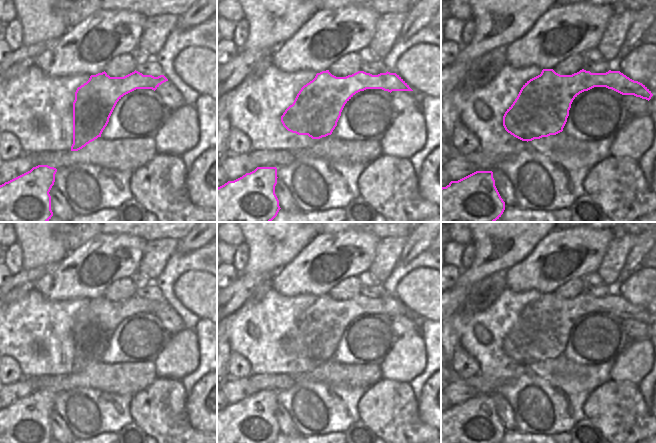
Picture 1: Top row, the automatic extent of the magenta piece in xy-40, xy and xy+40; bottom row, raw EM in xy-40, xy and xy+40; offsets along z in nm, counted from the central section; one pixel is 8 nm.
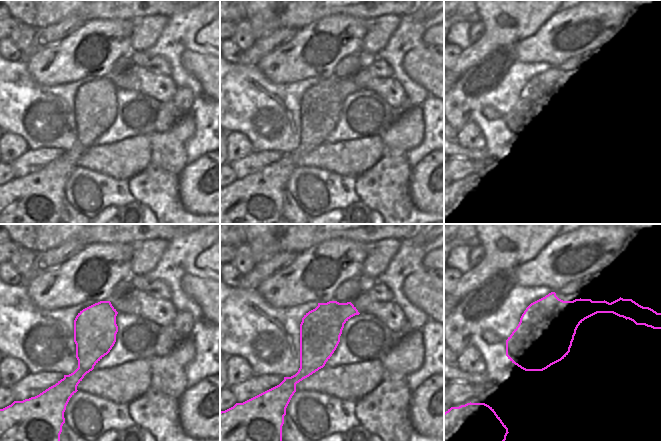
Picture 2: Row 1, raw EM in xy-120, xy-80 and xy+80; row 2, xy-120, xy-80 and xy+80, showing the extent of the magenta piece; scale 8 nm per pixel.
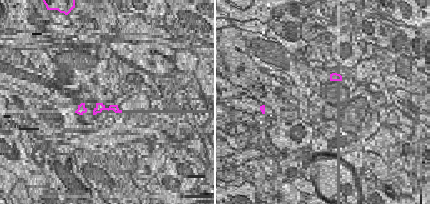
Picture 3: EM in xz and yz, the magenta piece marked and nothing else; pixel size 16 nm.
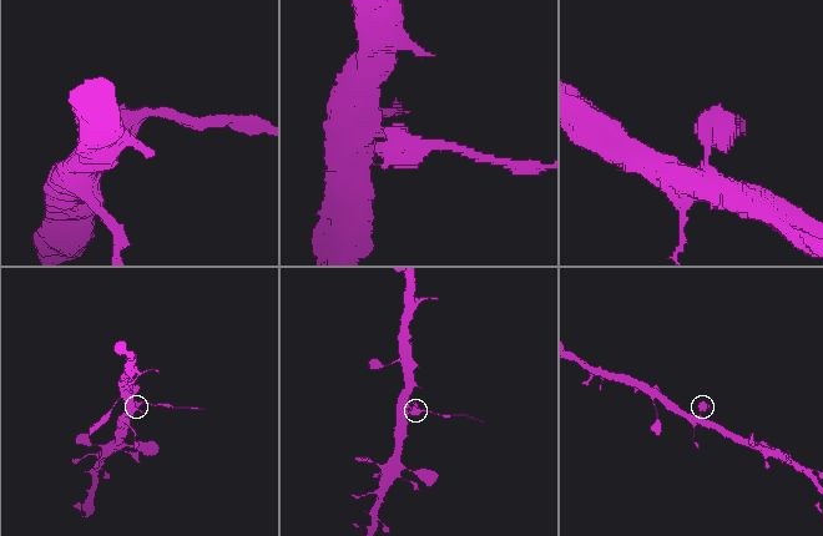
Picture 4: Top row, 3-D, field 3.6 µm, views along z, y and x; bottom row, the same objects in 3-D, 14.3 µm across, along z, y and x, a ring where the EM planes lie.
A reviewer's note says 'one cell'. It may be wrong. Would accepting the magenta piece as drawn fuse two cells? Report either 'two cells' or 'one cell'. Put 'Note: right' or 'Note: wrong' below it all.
two cells
Note: wrong

